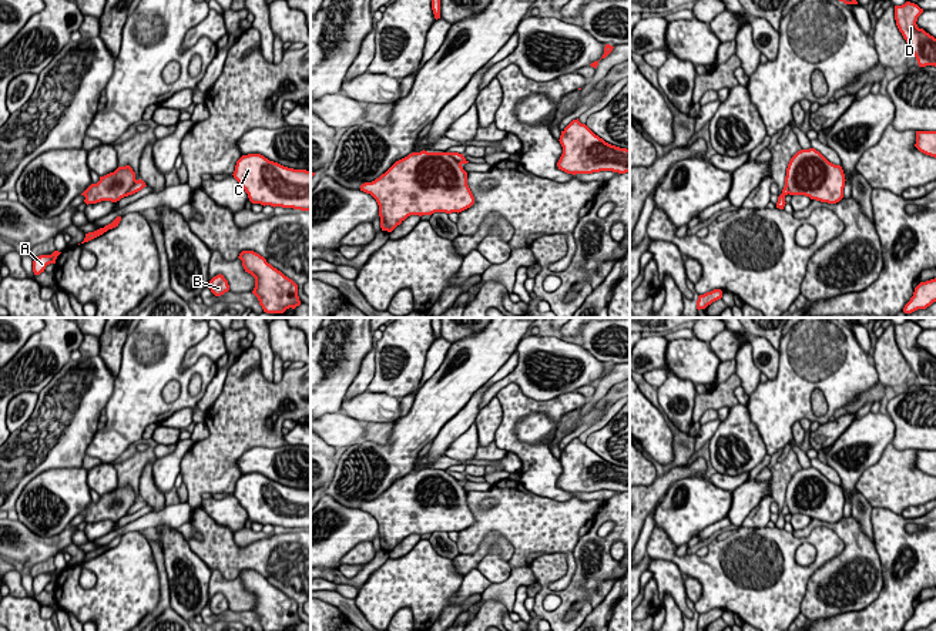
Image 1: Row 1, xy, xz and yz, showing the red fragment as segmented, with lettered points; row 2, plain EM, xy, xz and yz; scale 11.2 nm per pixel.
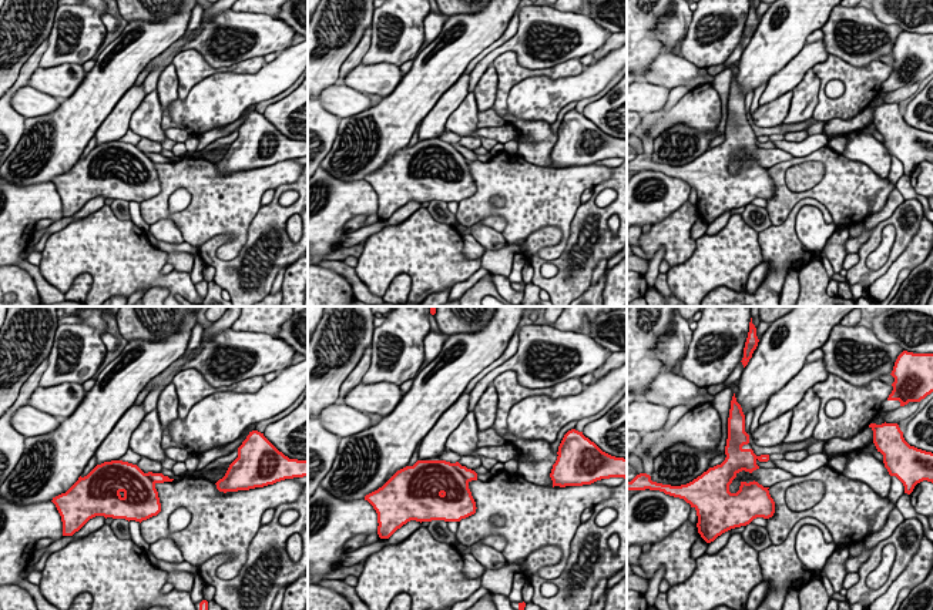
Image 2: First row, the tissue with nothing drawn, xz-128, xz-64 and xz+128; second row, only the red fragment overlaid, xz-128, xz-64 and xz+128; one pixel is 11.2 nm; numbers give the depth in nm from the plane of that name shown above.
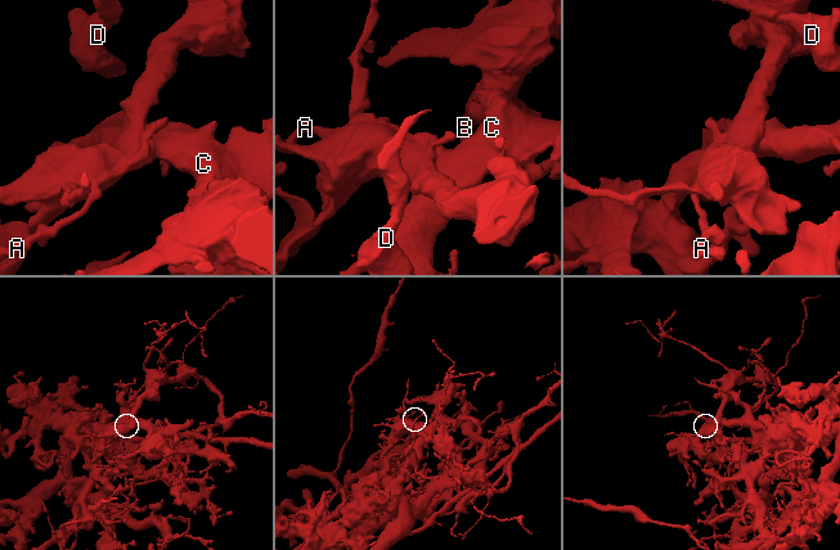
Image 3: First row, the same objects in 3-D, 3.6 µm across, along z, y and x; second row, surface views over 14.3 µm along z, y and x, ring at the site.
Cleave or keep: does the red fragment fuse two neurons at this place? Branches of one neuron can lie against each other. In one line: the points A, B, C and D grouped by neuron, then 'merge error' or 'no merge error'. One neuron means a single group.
groups A / B C D; merge error

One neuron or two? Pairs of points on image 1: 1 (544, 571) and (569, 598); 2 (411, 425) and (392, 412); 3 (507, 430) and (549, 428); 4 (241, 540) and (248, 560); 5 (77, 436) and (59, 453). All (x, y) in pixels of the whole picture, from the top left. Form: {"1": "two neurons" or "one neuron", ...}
{"1": "one neuron", "2": "two neurons", "3": "two neurons", "4": "two neurons", "5": "one neuron"}

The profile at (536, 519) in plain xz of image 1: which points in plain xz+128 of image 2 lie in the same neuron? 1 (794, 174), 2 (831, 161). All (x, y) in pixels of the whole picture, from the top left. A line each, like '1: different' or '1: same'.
1: different
2: same

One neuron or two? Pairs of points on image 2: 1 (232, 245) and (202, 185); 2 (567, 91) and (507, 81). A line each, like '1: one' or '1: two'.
1: one
2: two

